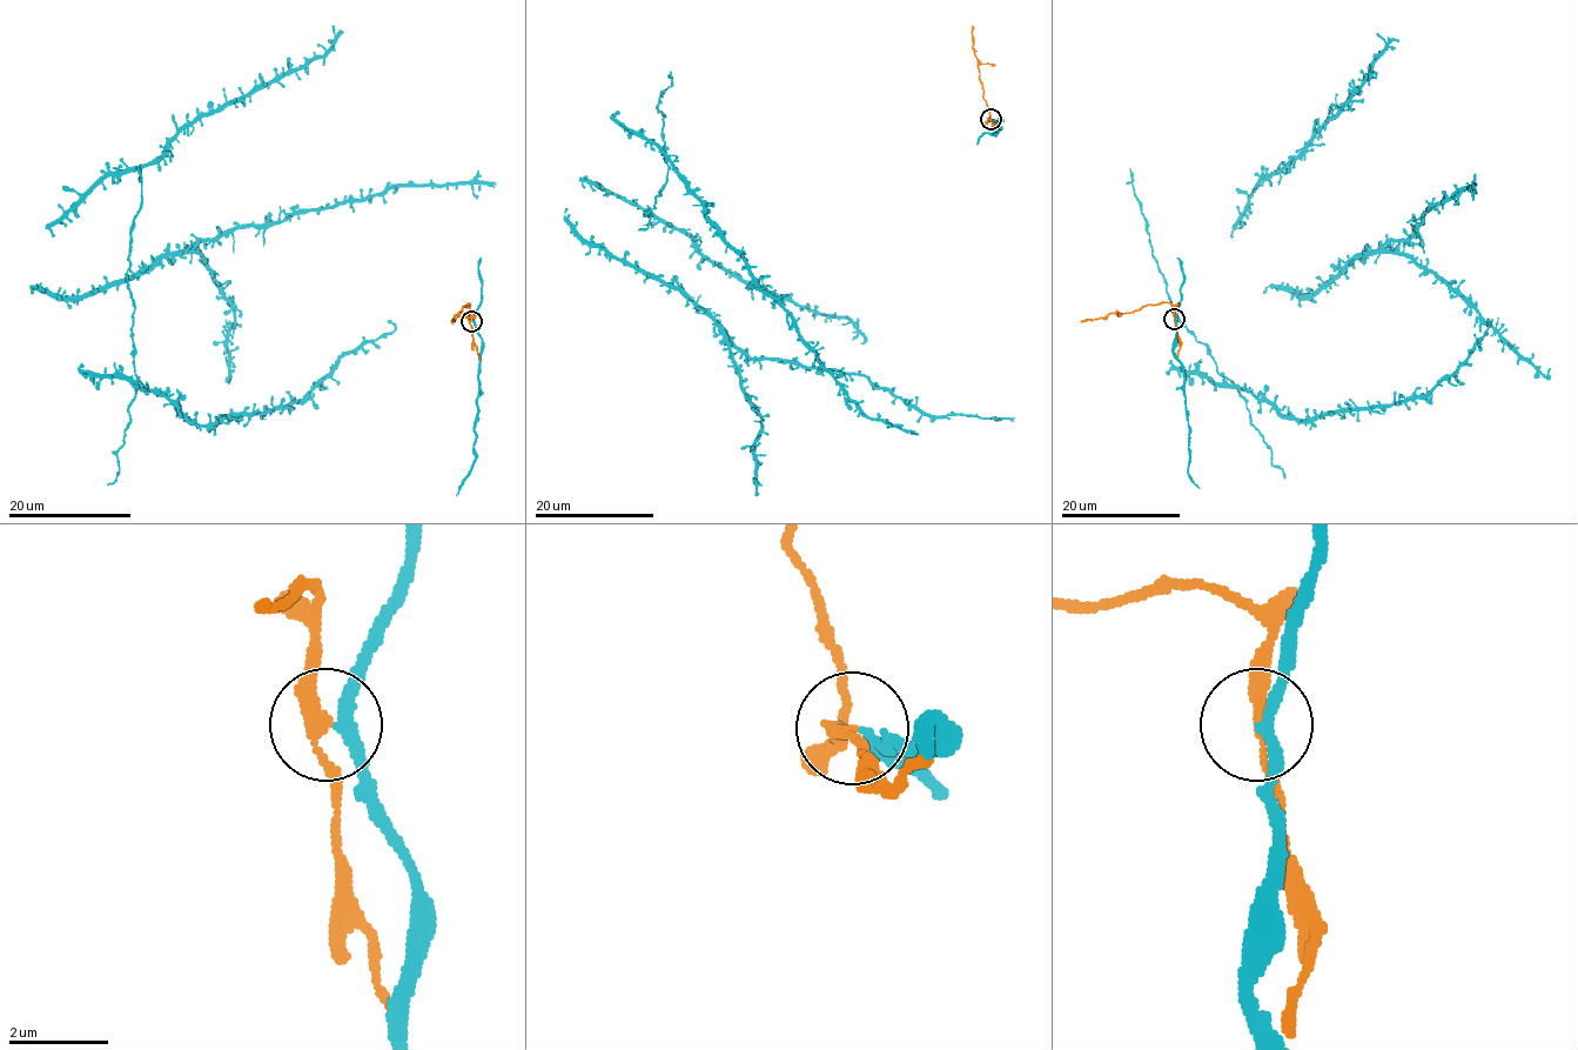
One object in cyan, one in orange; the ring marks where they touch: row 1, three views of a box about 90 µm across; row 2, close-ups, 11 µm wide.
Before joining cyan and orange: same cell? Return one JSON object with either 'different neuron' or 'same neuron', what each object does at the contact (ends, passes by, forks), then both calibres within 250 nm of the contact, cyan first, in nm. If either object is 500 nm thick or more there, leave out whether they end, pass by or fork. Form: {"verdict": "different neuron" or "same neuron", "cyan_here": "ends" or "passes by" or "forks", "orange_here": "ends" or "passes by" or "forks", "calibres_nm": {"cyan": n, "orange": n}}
{"verdict": "different neuron", "cyan_here": "passes by", "orange_here": "passes by", "calibres_nm": {"cyan": 200, "orange": 240}}

